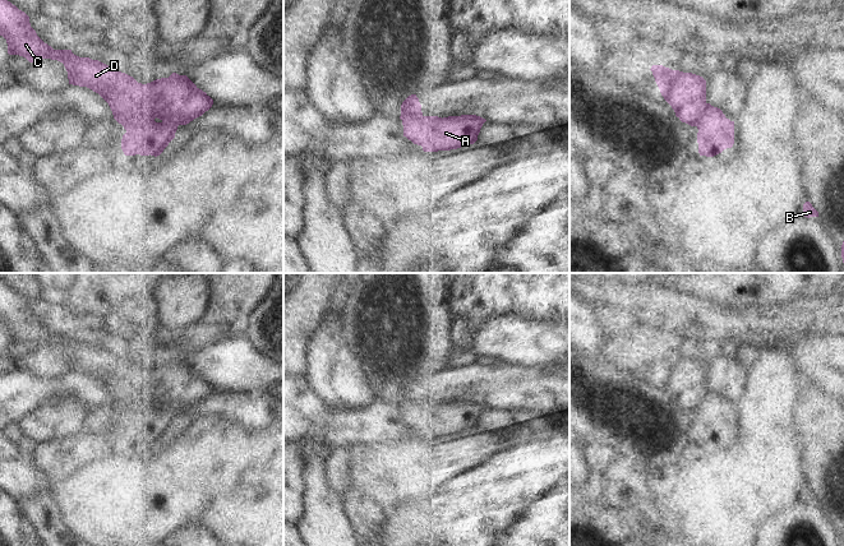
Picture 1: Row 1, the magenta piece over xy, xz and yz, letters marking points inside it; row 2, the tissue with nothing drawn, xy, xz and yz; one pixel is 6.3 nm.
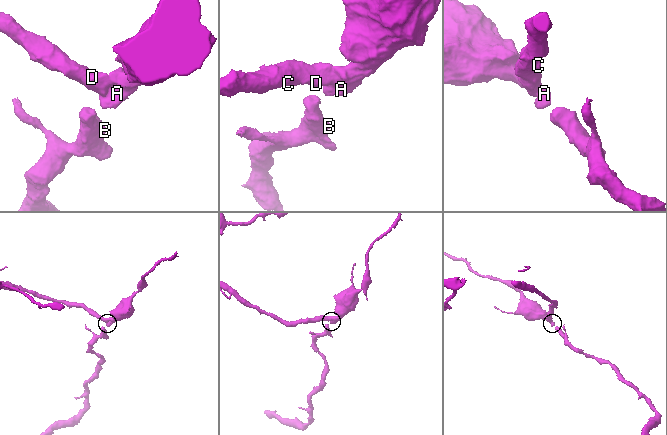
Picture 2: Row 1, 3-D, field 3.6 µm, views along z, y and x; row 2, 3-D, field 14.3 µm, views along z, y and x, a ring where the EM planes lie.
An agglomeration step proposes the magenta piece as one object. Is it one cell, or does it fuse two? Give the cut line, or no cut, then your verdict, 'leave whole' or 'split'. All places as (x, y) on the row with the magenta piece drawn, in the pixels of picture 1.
cut xy (150, 83), (150, 91), (138, 97), (134, 114), (119, 123); split

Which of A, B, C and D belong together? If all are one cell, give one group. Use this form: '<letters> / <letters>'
A B / C D

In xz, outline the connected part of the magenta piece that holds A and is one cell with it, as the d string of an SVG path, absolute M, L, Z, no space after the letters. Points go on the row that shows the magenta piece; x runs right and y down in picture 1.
M476 115L418 116L412 122L402 121L403 136L421 145L424 152L451 151L474 144L486 120Z

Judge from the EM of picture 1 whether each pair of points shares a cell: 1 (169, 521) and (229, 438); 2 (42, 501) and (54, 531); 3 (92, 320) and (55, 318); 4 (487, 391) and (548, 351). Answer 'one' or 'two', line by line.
1: one
2: one
3: one
4: two

